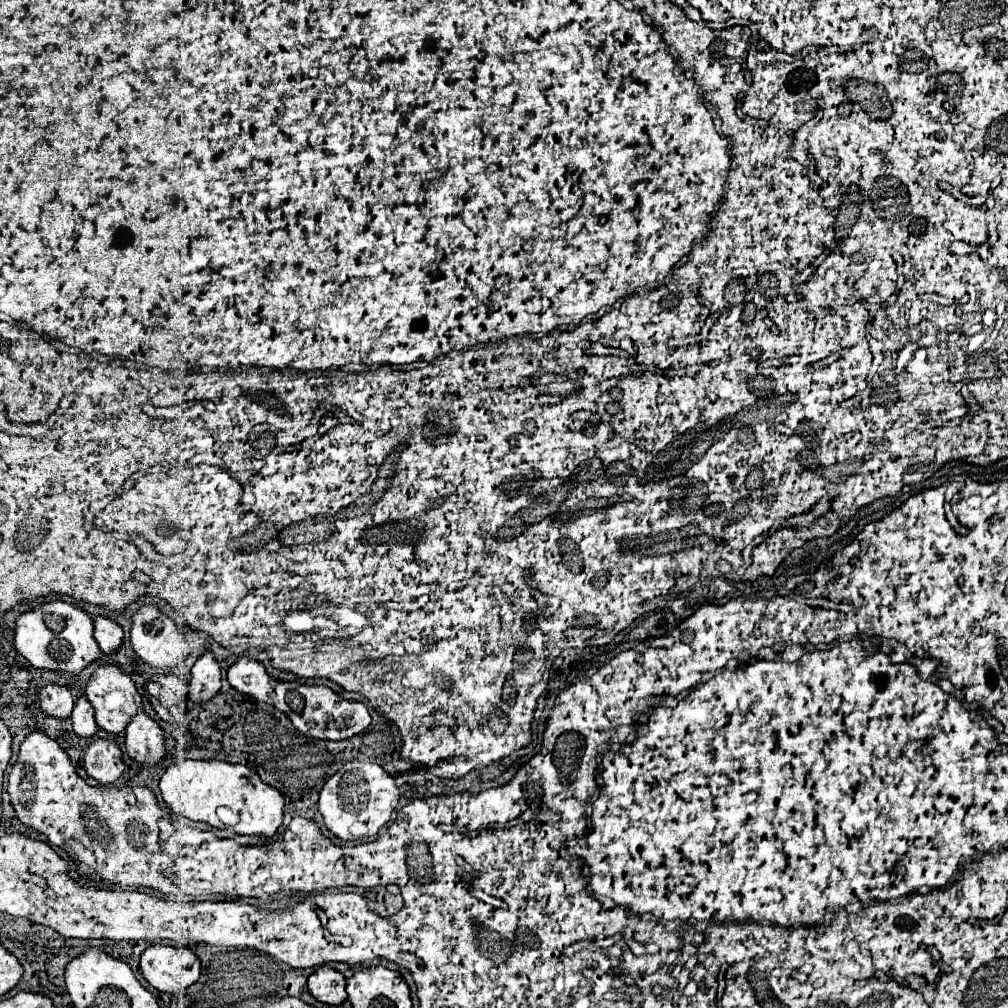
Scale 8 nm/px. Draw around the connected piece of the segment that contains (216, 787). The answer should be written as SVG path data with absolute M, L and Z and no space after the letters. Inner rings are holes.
M180 760L166 768L166 774L160 778L160 790L164 802L174 810L174 814L194 822L206 822L212 828L226 828L226 824L216 816L218 806L230 806L238 814L240 822L236 824L236 834L272 838L282 824L282 794L264 784L260 776L246 766L234 766L218 760Z

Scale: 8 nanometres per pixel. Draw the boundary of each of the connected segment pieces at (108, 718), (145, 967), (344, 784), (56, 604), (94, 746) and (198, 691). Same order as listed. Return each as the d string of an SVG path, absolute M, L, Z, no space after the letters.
M104 664L94 672L92 680L86 686L86 698L96 710L98 728L108 732L108 734L116 734L116 736L124 736L128 722L136 716L136 712L142 704L142 696L138 694L138 690L136 690L134 682L130 680L130 676L126 676L114 664Z
M150 946L140 960L140 970L148 984L160 992L180 996L202 976L198 956L190 948Z
M350 760L344 764L342 772L336 772L332 778L326 780L318 810L324 818L326 828L340 840L346 842L364 842L366 838L376 836L392 818L394 808L398 806L400 790L396 780L378 764L374 762L360 762Z
M54 600L42 604L36 610L24 612L16 620L16 650L34 666L46 670L60 670L72 676L78 676L88 664L96 662L102 656L98 642L94 640L94 622L92 618L76 608L74 604Z
M94 740L84 754L84 770L98 784L112 784L124 772L122 750L114 740Z
M206 652L196 660L192 666L192 678L190 678L190 700L200 704L210 698L214 698L222 688L222 676L220 666L212 652Z

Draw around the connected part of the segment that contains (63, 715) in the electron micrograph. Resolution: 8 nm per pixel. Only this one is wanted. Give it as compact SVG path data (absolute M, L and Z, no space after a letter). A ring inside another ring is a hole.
M56 684L44 686L38 694L38 700L40 700L42 712L48 716L54 716L58 720L66 720L74 706L70 690L66 686L56 686Z

